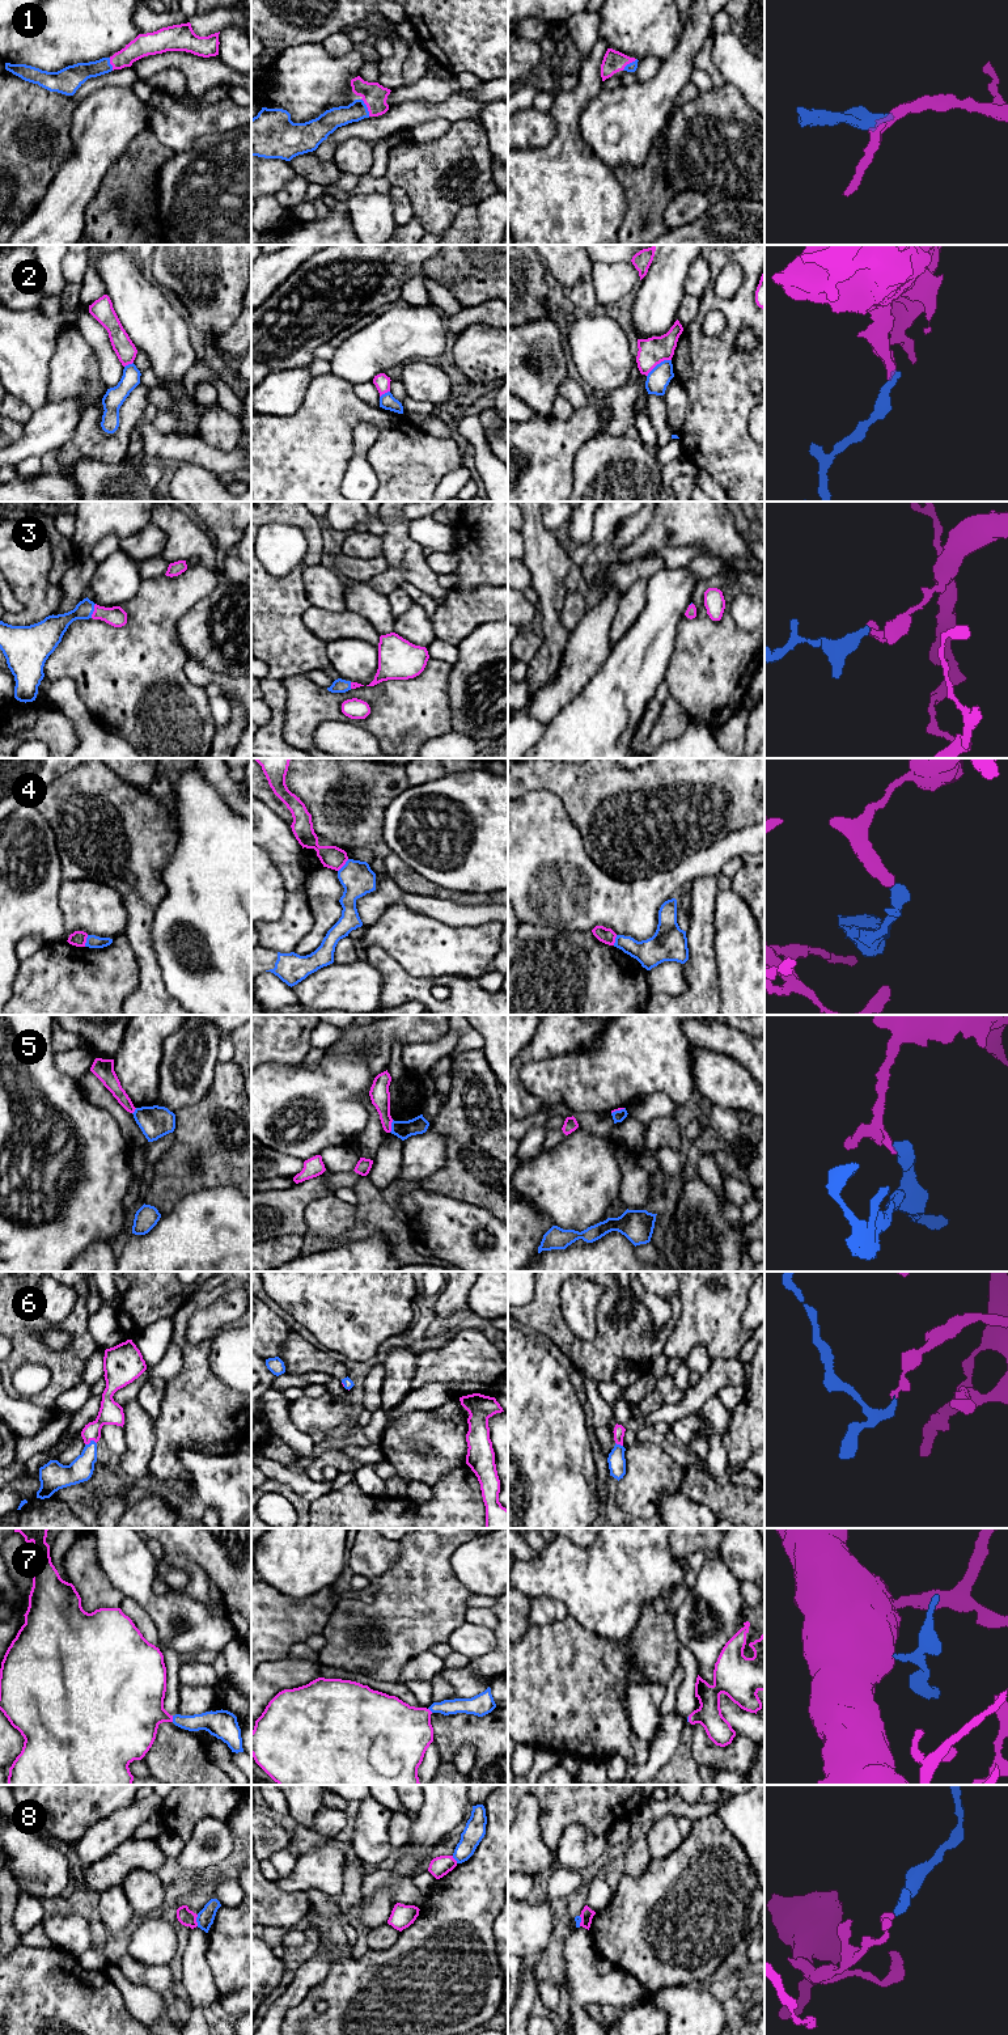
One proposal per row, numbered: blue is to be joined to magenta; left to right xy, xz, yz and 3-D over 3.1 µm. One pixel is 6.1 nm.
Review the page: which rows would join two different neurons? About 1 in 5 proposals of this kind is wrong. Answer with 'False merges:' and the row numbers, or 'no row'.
False merges: 2, 4, 5, 8

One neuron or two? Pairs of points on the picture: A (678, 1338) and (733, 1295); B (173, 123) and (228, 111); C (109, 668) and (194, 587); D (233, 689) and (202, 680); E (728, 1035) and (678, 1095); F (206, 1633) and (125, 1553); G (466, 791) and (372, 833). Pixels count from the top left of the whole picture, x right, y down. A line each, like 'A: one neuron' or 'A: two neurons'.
A: one neuron
B: one neuron
C: one neuron
D: one neuron
E: two neurons
F: one neuron
G: two neurons

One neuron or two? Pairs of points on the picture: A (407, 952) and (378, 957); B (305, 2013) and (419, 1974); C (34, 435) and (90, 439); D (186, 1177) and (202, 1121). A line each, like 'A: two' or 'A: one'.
A: two
B: one
C: two
D: one

